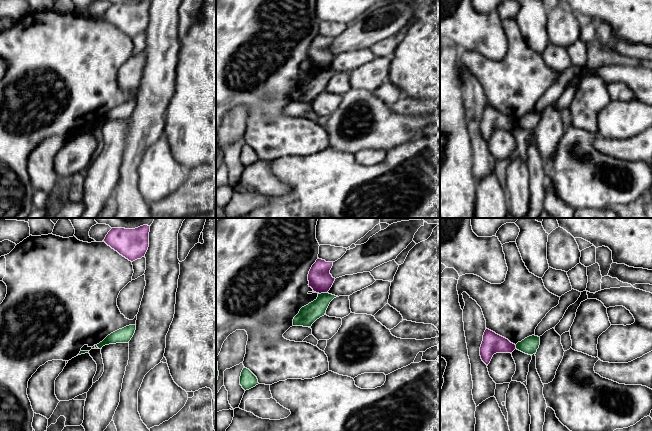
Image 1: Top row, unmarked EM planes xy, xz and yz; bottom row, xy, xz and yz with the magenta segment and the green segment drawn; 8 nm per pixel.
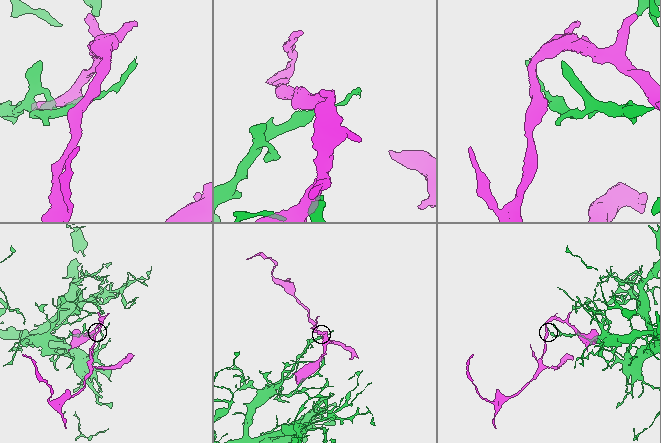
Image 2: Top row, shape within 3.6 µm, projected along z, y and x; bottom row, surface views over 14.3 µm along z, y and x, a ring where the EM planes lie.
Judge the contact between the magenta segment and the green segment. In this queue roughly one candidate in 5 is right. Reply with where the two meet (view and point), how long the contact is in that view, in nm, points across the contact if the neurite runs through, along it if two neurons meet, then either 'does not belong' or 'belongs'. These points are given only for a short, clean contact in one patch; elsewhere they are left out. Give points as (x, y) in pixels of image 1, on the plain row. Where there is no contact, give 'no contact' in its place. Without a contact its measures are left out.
contact xz (322, 68); length 70 nm; border xz (318, 68), (326, 69); does not belong

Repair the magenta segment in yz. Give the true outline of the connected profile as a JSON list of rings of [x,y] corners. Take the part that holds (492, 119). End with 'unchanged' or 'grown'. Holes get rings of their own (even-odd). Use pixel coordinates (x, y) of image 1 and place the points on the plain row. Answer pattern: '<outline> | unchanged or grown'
[[[486,104],[480,123],[480,132],[482,137],[487,142],[490,139],[494,130],[512,129],[515,125],[515,120],[511,119],[508,115]]] | unchanged

